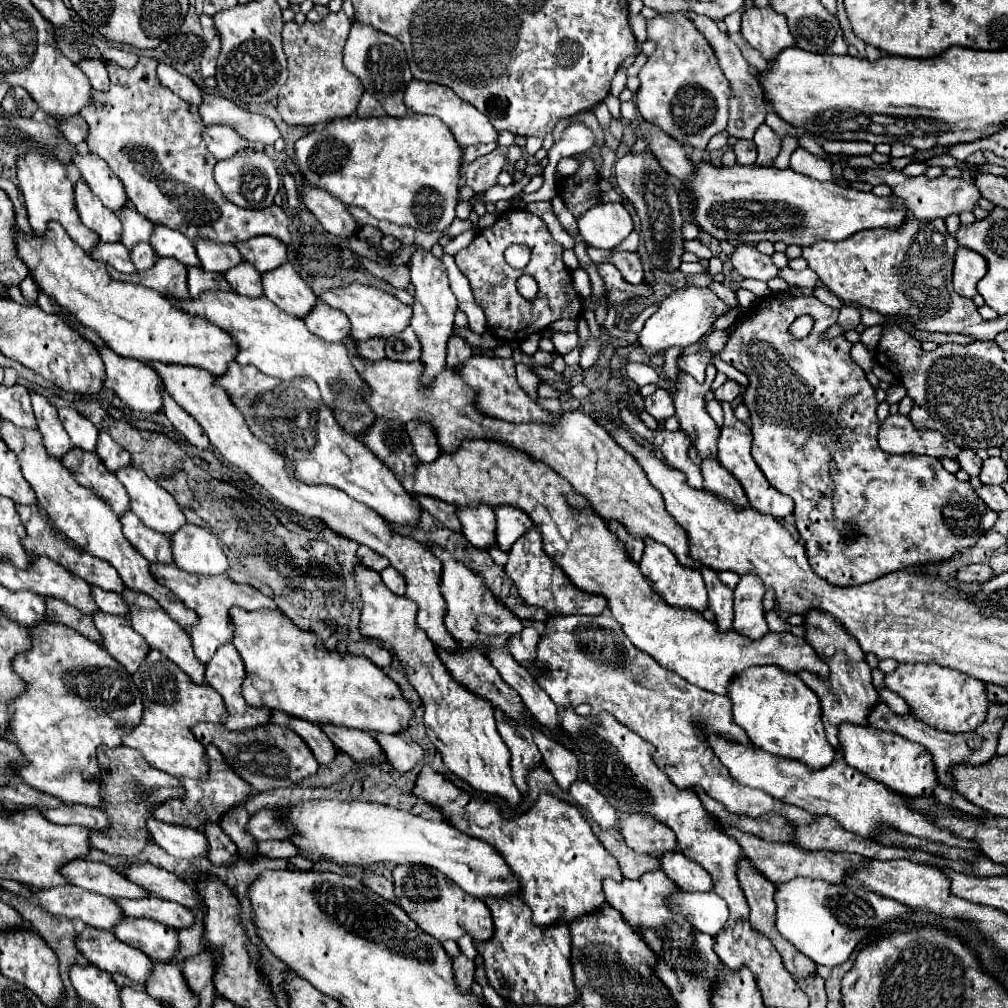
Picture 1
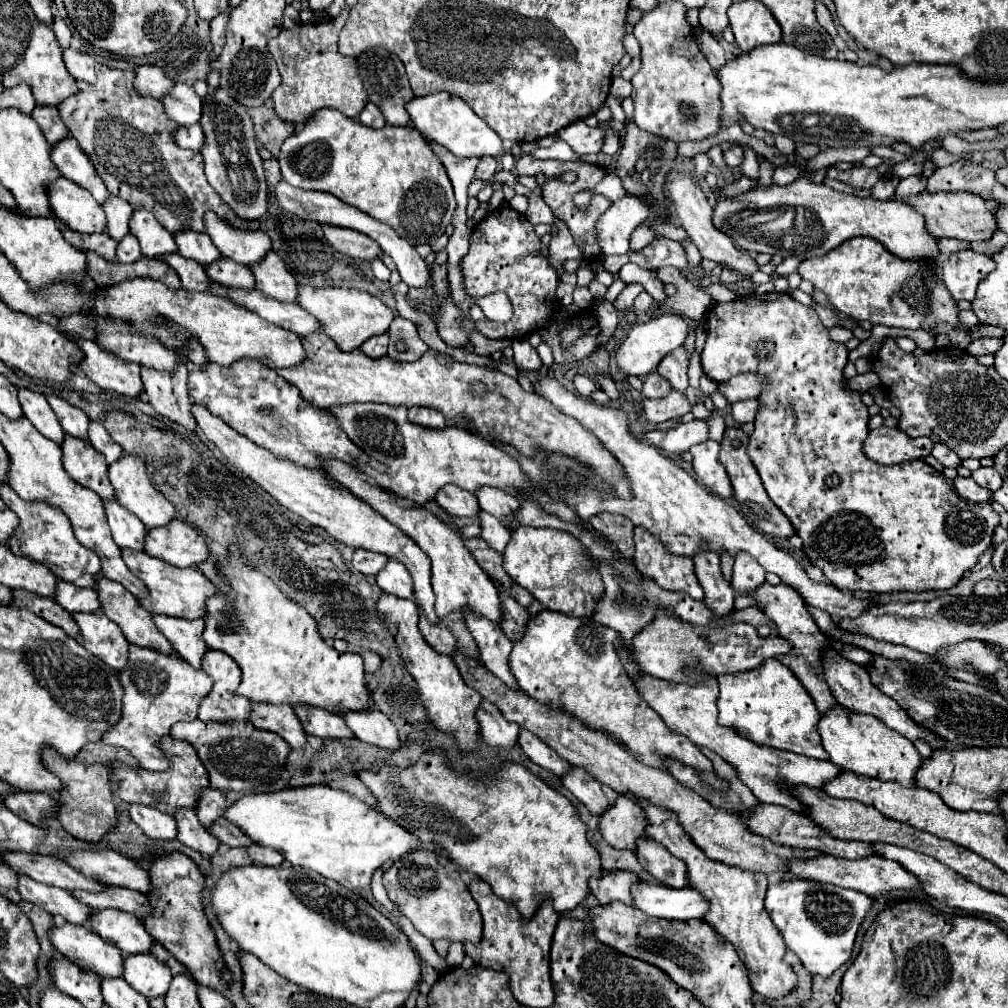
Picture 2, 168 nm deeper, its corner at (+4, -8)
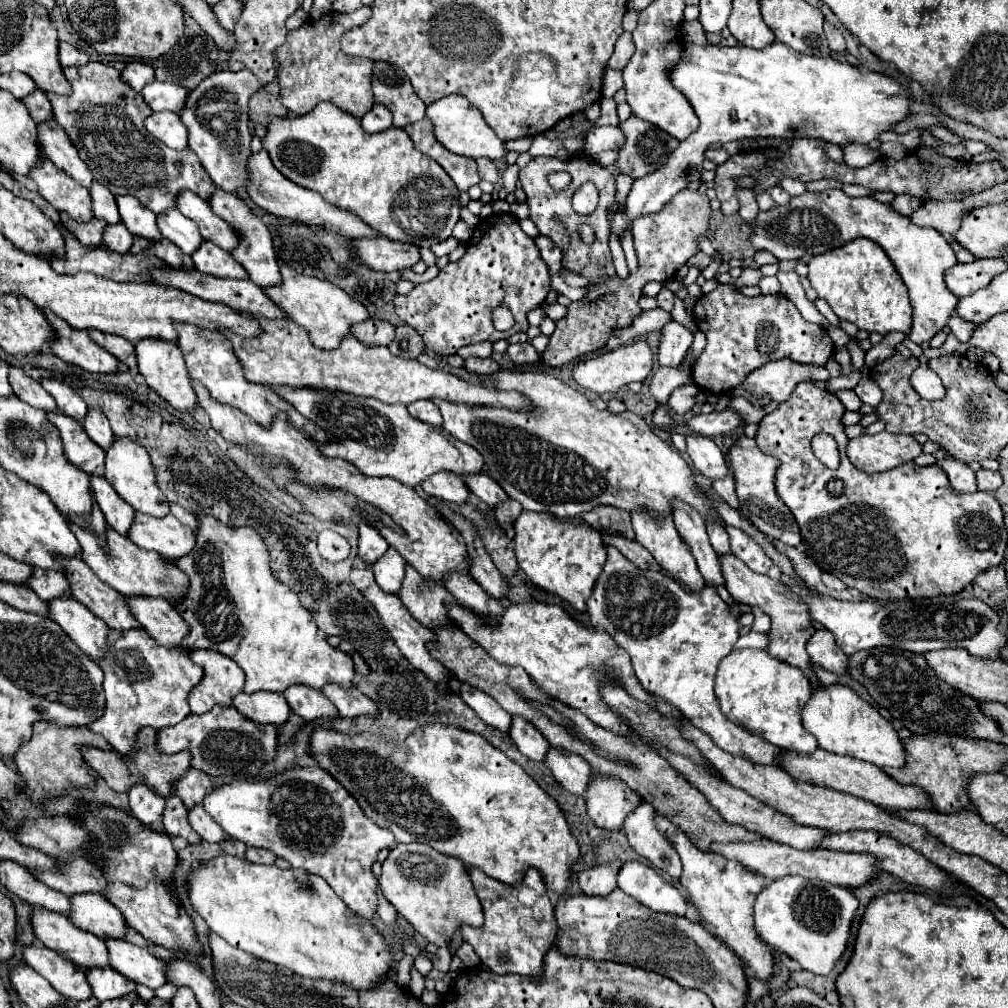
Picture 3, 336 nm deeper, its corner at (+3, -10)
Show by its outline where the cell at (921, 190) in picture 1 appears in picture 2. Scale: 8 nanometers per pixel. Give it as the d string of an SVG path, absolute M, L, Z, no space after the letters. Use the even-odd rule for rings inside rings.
M922 192L918 196L906 196L902 198L904 204L910 204L916 212L920 212L926 220L926 230L934 238L960 238L960 240L990 240L992 234L996 232L998 224L994 218L996 202L982 200L976 194L970 192Z

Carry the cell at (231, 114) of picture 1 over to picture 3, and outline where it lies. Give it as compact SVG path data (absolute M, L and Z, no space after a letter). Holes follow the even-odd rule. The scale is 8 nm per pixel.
M149 82L141 94L145 96L145 102L155 110L155 112L161 112L161 110L171 110L171 112L177 112L181 110L181 106L185 104L185 98L187 98L187 90L177 86L177 84L171 84L171 82Z

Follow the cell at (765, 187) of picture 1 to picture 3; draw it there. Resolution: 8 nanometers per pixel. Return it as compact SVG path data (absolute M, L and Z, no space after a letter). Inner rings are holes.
M825 190L821 194L805 192L793 198L789 206L775 206L769 212L759 212L753 232L753 246L771 252L779 260L801 258L805 252L817 256L859 236L877 242L887 252L909 290L913 306L913 328L909 332L909 340L919 346L941 332L957 308L959 300L953 292L949 292L943 280L945 270L957 264L949 242L941 236L941 232L913 226L909 218L897 214L893 208L871 196L851 198L843 190Z

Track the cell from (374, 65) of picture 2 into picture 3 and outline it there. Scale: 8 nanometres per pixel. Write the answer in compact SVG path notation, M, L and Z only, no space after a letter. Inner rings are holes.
M375 62L373 94L377 104L385 104L391 110L393 126L397 128L425 118L425 104L415 94L409 78L389 62Z

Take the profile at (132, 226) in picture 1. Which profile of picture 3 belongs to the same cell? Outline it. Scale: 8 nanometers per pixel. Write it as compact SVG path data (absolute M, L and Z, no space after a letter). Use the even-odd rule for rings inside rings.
M93 180L93 186L89 186L89 194L91 194L91 204L93 204L93 214L97 218L105 220L107 224L121 222L121 218L117 214L115 196L109 194L109 190L105 190L105 186L101 186L97 180Z

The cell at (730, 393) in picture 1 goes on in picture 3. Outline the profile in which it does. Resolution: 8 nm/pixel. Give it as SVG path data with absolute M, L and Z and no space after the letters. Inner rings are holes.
M781 358L757 368L753 374L749 374L741 388L745 388L753 396L753 400L759 398L785 402L799 382L827 378L829 372L823 366L805 366L789 358Z

